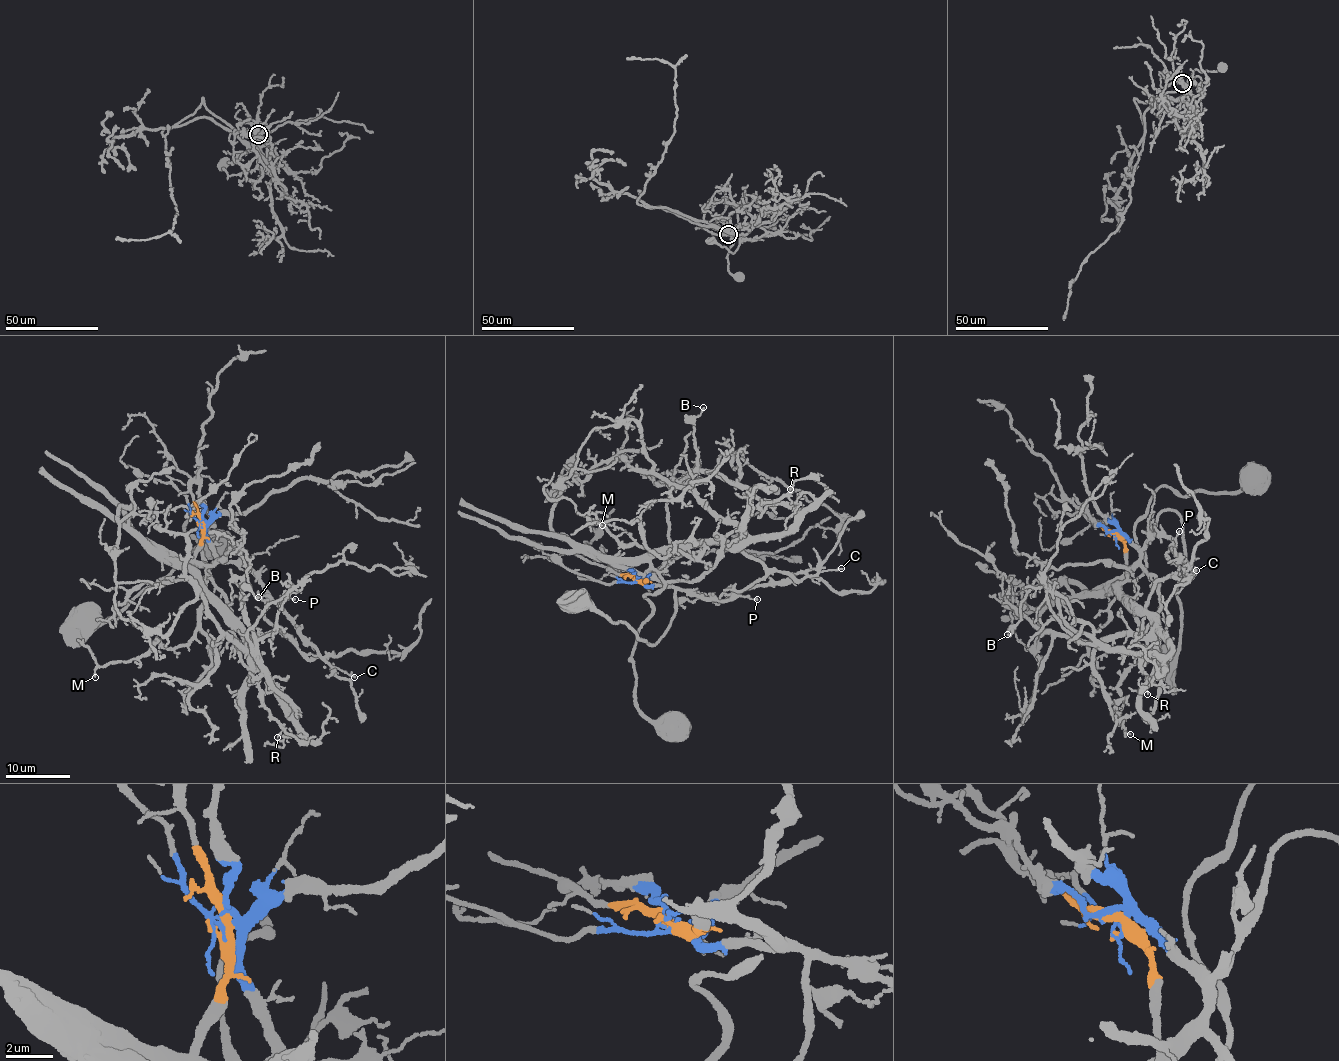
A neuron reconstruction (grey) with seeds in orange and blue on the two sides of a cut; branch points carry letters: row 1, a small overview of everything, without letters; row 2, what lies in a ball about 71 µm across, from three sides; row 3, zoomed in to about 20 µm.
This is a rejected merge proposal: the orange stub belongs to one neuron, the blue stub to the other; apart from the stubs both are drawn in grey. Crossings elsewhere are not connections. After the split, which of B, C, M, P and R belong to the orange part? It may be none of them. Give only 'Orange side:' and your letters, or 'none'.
Orange side: M

